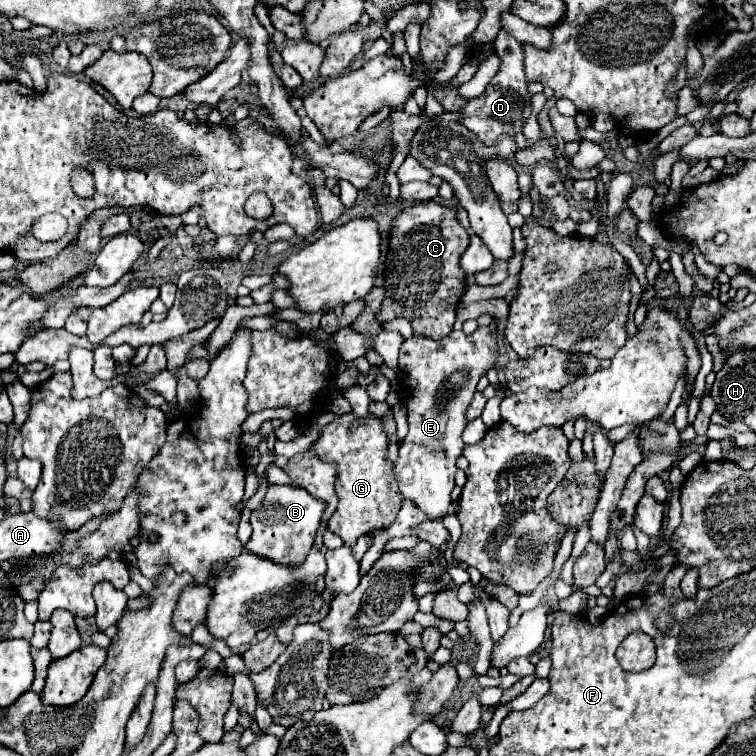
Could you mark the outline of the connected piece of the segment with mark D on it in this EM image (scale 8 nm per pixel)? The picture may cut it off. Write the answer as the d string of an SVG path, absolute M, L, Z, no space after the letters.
M500 30L494 40L494 52L500 56L502 66L498 74L490 80L486 90L478 96L468 100L460 110L460 120L468 130L472 130L486 146L494 146L498 136L508 134L516 136L522 132L524 122L532 114L532 102L528 92L528 80L524 74L524 46L514 40L512 34L506 34L506 30Z

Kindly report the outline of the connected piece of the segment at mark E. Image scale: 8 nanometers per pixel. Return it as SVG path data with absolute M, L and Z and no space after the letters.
M490 326L476 328L474 334L464 332L450 332L450 336L444 336L442 340L430 340L426 336L412 336L404 340L400 348L400 360L398 370L404 376L400 392L410 392L404 398L404 404L408 408L408 436L400 444L400 454L394 464L394 476L398 480L398 488L406 500L412 500L430 520L444 518L448 514L448 508L452 504L450 492L454 490L454 474L456 474L456 460L462 456L462 432L466 428L466 410L472 402L472 396L476 392L476 384L482 374L486 374L494 362L498 360L498 346L496 346L496 334L490 332Z

